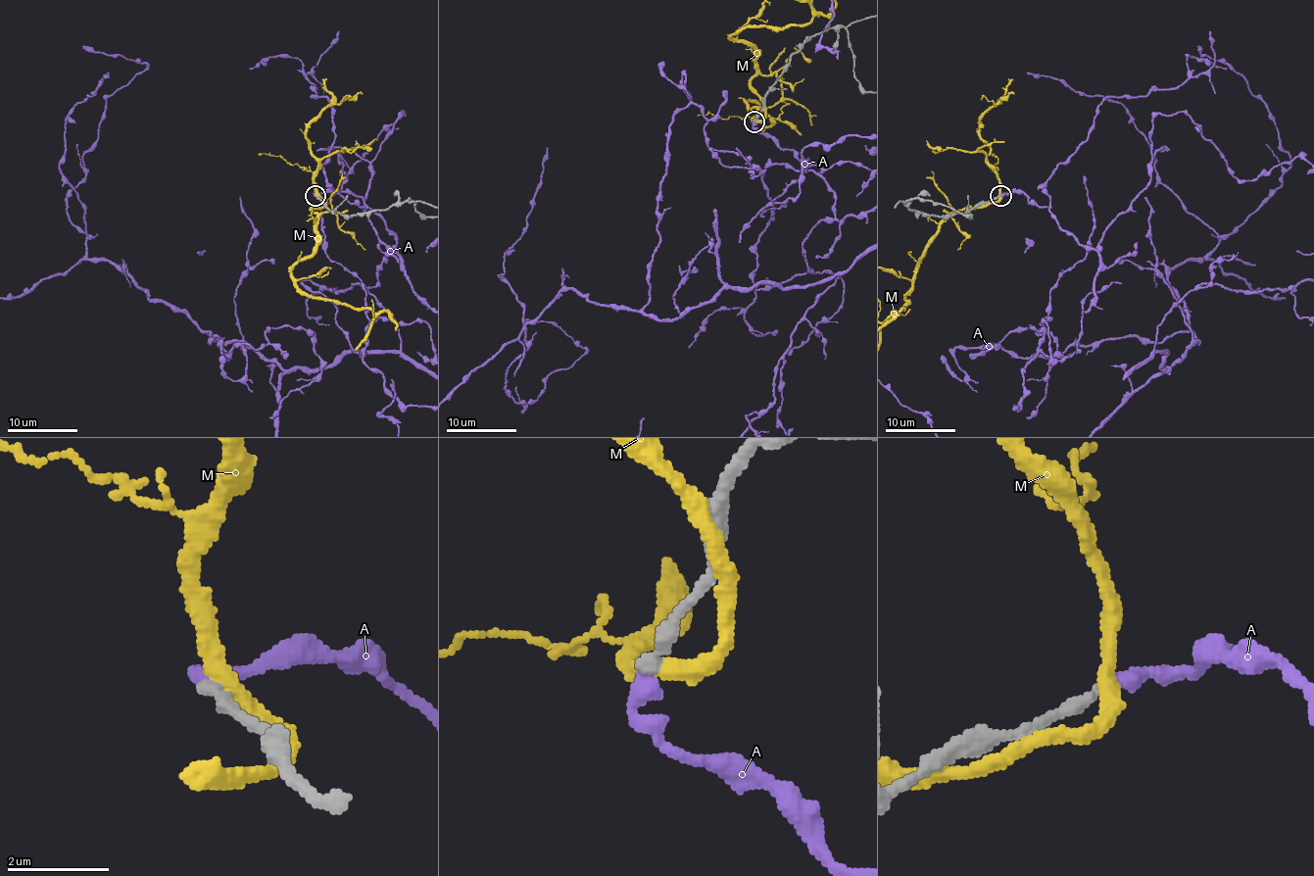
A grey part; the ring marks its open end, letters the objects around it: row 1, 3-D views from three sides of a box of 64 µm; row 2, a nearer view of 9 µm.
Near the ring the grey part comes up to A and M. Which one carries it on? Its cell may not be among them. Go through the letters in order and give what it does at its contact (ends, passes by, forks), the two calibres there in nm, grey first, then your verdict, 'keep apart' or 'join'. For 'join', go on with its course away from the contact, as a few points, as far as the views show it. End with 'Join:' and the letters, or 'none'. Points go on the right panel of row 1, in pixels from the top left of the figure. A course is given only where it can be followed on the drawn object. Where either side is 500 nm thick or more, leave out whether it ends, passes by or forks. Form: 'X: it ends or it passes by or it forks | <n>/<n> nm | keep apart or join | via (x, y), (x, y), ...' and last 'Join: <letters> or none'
A: it ends | 300/320 nm | join
M: it passes by | 300/320 nm | keep apart
Join: A

